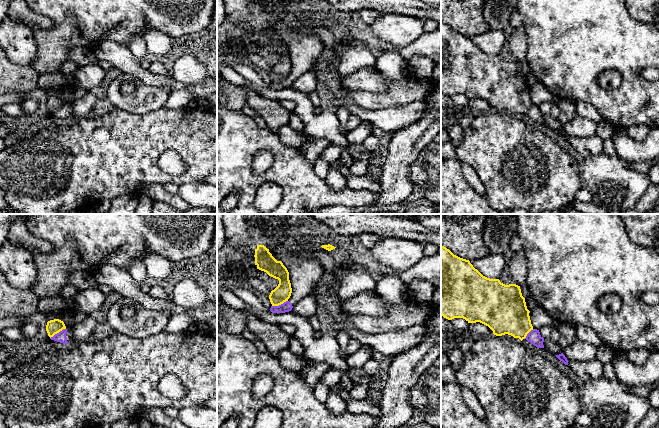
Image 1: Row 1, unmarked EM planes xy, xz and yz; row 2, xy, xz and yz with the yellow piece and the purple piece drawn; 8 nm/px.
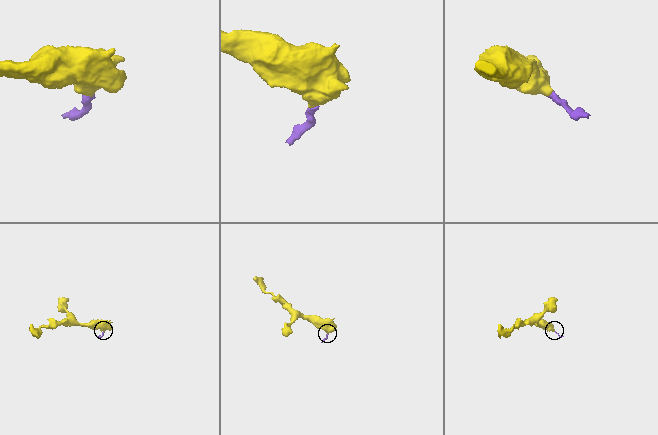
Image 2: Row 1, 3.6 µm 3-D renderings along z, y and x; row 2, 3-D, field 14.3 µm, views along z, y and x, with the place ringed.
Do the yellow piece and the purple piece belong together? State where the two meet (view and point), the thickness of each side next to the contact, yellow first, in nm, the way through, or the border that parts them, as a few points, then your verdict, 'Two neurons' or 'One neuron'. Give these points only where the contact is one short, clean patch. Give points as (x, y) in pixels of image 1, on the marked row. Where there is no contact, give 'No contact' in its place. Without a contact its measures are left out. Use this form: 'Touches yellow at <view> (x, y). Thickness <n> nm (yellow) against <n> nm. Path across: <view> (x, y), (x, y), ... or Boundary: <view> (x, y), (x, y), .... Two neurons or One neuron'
Touches yellow at xy (57, 332). Thickness 120 nm (yellow) against 80 nm. Boundary: xy (65, 328), (50, 338). Two neurons

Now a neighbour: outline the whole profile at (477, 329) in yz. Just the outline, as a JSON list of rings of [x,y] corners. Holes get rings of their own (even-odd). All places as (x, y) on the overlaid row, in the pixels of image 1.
[[[476,322],[476,323],[469,323],[469,334],[475,337],[486,337],[494,335],[493,331],[486,325]]]

